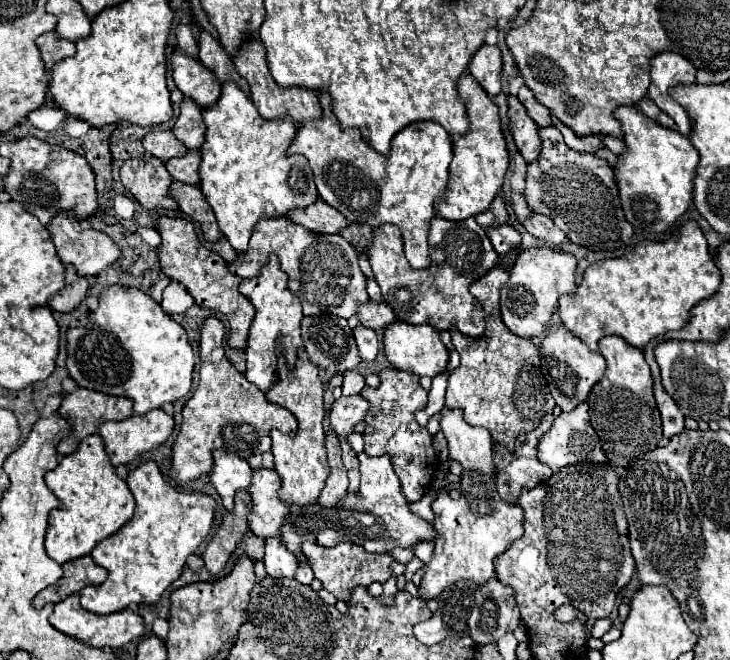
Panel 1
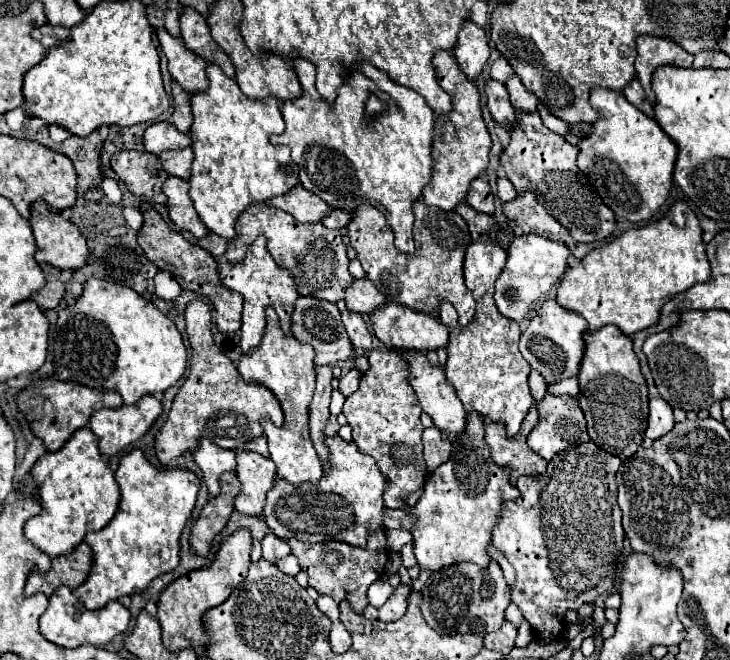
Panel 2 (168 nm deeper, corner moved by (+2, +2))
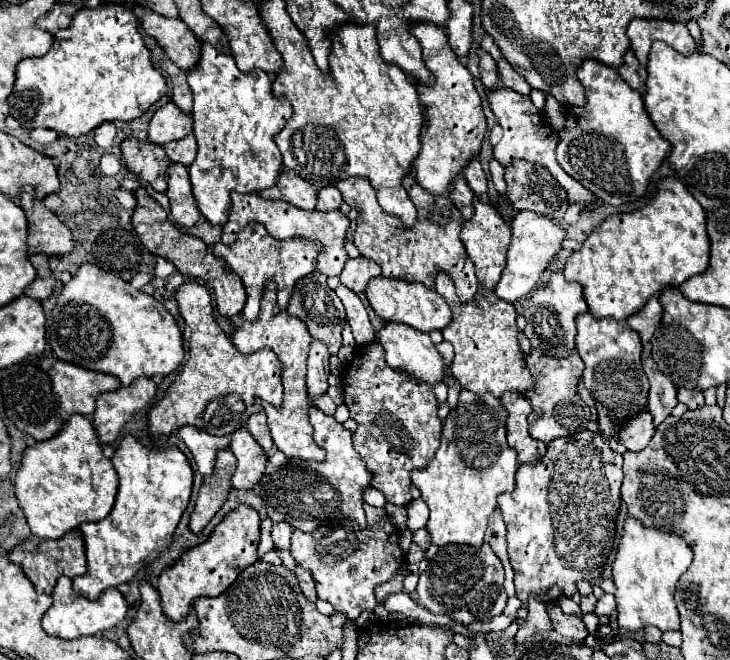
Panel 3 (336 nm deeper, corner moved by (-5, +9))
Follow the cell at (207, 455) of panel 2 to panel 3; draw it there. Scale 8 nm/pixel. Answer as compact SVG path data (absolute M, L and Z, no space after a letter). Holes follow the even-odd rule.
M185 426L179 428L177 432L181 436L181 440L187 444L187 448L191 450L199 472L207 478L211 476L211 472L215 470L215 452L221 452L223 448L229 448L229 438L219 438L219 436L211 436L201 428L195 426Z

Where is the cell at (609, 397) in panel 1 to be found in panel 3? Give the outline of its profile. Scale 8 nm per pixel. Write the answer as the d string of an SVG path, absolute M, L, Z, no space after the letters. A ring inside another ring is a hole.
M589 312L577 316L577 352L585 362L583 384L595 400L599 430L603 438L617 438L619 426L623 426L633 416L647 410L649 380L641 366L641 340L635 330L627 326L625 320L615 318L593 318Z

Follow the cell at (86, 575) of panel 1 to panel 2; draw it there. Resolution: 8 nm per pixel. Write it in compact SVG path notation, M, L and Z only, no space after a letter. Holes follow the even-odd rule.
M80 543L78 547L74 547L72 553L54 557L46 573L30 571L24 591L28 597L36 593L44 593L46 597L50 597L54 589L60 585L74 589L86 581L90 567L92 567L92 551L86 543Z

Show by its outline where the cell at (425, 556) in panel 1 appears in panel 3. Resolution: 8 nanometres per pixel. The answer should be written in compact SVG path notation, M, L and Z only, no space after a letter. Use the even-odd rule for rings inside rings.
M367 488L365 494L363 494L363 500L369 504L369 506L377 506L377 508L385 508L387 506L387 500L381 492L377 492L375 488Z

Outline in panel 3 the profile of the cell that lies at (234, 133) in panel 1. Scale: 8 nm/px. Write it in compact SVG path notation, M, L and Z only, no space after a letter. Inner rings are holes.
M203 44L199 66L187 74L187 82L193 90L193 134L197 138L199 150L195 162L189 166L193 196L199 204L201 214L215 226L223 226L227 222L231 210L231 192L259 192L263 188L271 188L277 184L283 156L275 144L275 136L283 130L283 124L291 116L291 104L287 100L279 100L273 96L271 78L263 70L253 70L251 74L243 74L233 56L217 52L211 44Z

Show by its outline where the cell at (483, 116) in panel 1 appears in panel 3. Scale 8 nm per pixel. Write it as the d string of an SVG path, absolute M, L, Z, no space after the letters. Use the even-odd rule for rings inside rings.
M415 24L411 26L411 32L421 42L427 68L437 78L435 86L417 84L419 98L427 114L427 128L421 136L421 152L413 166L415 178L431 194L449 194L451 182L461 176L463 168L467 168L473 158L479 158L481 144L487 132L487 120L481 108L481 96L473 86L473 76L459 62L455 52L451 52L445 30L435 24Z

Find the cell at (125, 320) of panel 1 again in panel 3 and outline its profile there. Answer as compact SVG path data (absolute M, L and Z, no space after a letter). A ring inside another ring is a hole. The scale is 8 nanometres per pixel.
M83 264L73 274L73 280L63 286L51 310L47 336L59 360L85 370L113 374L125 388L139 376L167 376L185 358L183 336L169 310L143 290L135 290L119 276L91 264Z

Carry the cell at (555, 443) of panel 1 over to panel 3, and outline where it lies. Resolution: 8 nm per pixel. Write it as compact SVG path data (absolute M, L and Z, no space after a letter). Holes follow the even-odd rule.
M533 350L529 356L525 356L525 360L527 360L527 368L531 370L533 380L535 380L535 386L529 392L525 392L525 396L531 400L531 406L533 406L533 412L527 418L531 436L535 440L549 444L557 438L587 430L589 422L591 422L591 410L577 394L577 382L585 368L581 356L577 352L573 352L569 358L557 360L557 358L545 356L539 350Z

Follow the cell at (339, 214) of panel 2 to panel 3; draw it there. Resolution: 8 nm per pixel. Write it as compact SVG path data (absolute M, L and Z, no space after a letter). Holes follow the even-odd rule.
M321 188L319 190L319 202L317 202L317 210L323 212L331 212L331 210L339 210L339 206L343 204L341 192L337 188Z

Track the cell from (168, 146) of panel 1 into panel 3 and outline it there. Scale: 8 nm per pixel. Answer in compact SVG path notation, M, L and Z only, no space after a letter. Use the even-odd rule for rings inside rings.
M169 102L153 114L147 136L149 136L149 142L163 146L163 144L179 140L191 132L193 132L193 118L189 114L181 112L173 102Z

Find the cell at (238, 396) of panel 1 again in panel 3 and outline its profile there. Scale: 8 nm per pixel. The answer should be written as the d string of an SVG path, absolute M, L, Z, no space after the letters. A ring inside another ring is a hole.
M187 282L179 286L175 296L179 302L179 312L191 330L189 360L183 366L179 378L167 390L167 396L151 408L151 434L171 436L183 426L195 426L207 428L207 432L215 436L229 436L237 428L245 428L247 420L255 412L263 410L263 400L279 406L283 402L279 358L269 348L263 348L249 356L239 354L227 334L217 326L211 308L211 296L205 286L197 282Z

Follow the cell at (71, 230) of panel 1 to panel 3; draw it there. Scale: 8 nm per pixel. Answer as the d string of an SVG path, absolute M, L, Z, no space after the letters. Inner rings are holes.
M25 188L21 192L21 208L25 210L29 222L29 254L43 252L49 256L63 256L75 250L71 228L67 228L67 224L63 224L43 206L41 200L35 198L33 188Z

